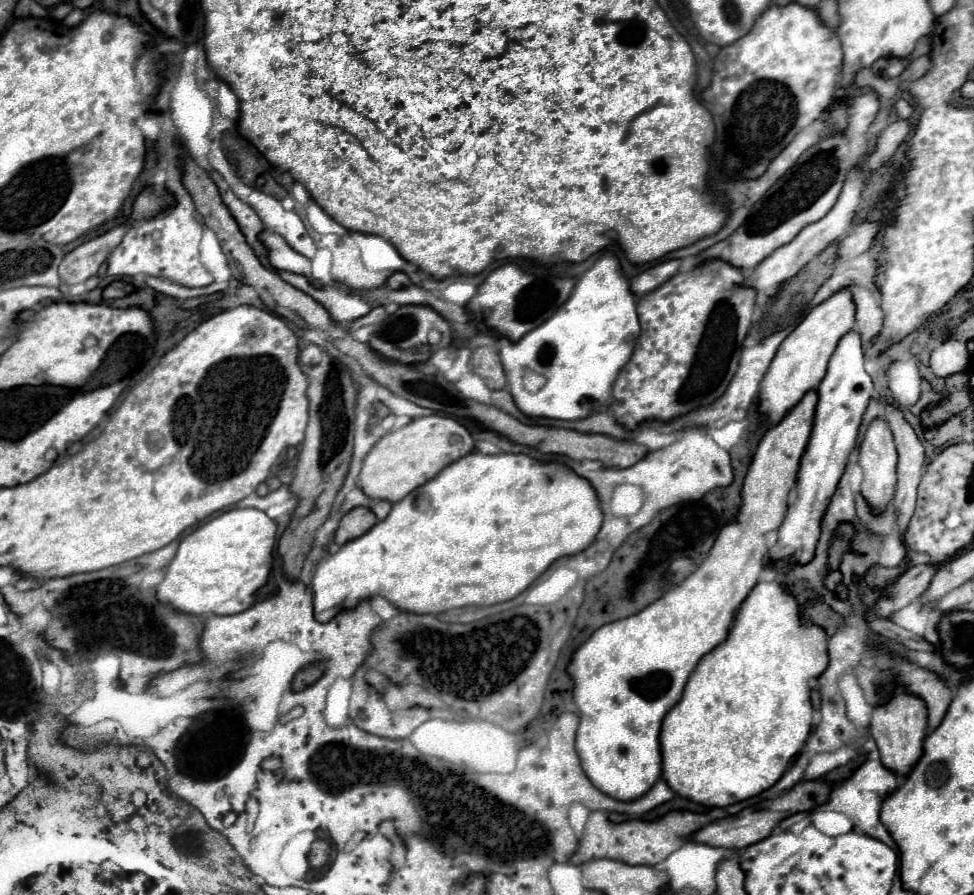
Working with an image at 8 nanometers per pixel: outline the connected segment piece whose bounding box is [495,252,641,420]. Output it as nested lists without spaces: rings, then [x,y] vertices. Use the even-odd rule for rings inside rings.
[[[607,252],[577,280],[571,298],[549,320],[527,332],[519,342],[503,336],[495,338],[517,408],[531,418],[559,420],[579,420],[607,408],[611,386],[629,360],[641,332],[635,304],[637,298],[621,270],[619,258]],[[525,368],[545,376],[545,386],[537,392],[525,390]]]

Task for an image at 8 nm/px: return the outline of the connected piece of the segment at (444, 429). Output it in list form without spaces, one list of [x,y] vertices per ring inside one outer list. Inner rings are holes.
[[[439,414],[423,416],[399,430],[385,434],[373,446],[369,456],[363,460],[357,484],[369,498],[397,502],[415,488],[419,488],[421,484],[433,480],[437,472],[441,472],[443,468],[447,468],[449,464],[453,464],[461,456],[467,456],[473,450],[475,440],[471,438],[471,432],[463,424],[449,416]]]

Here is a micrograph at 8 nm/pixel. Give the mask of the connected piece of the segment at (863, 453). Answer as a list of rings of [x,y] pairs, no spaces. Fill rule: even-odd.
[[[875,418],[867,432],[865,438],[861,442],[859,448],[859,466],[863,468],[863,484],[861,484],[861,494],[865,496],[865,500],[869,502],[869,506],[873,508],[873,512],[881,512],[891,500],[893,500],[893,492],[895,492],[895,468],[897,468],[897,450],[895,450],[895,442],[893,442],[893,434],[889,432],[889,424],[885,418]]]

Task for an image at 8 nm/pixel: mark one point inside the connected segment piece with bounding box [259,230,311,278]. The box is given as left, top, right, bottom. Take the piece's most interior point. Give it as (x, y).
(281, 257)

